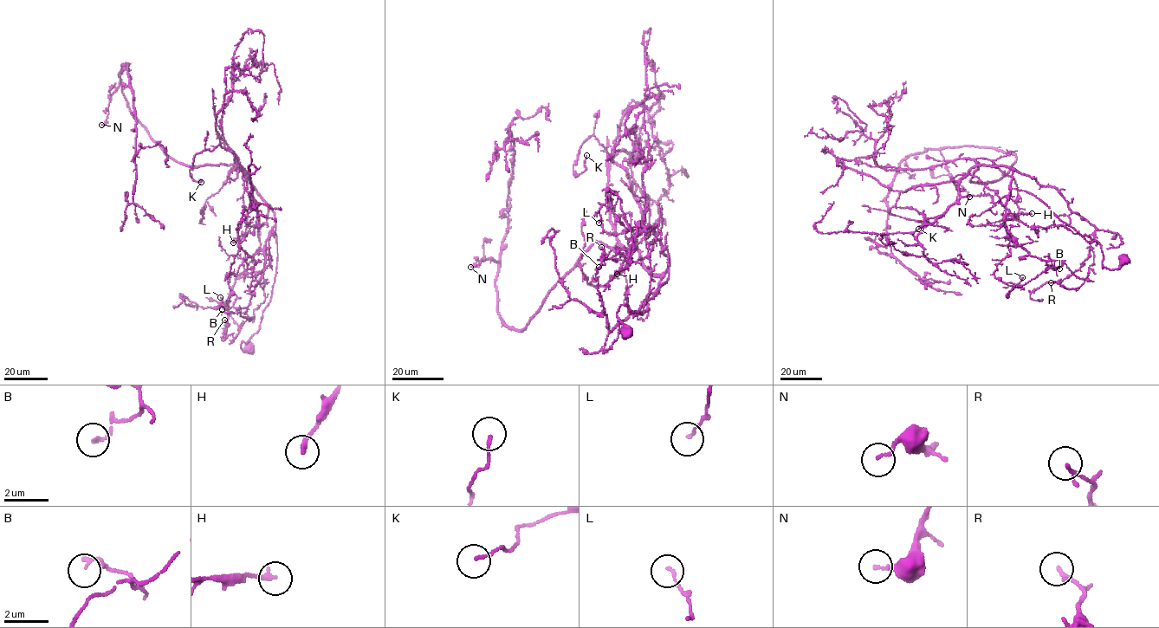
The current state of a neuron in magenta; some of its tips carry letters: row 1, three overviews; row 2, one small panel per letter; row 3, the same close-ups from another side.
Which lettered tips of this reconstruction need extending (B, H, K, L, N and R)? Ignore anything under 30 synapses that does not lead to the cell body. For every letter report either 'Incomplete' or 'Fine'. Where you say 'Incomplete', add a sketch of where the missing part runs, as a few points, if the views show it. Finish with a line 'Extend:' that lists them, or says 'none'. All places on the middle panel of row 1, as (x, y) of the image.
B: Fine
H: Fine
K: Fine
L: Fine
N: Fine
R: Fine
Extend: none

